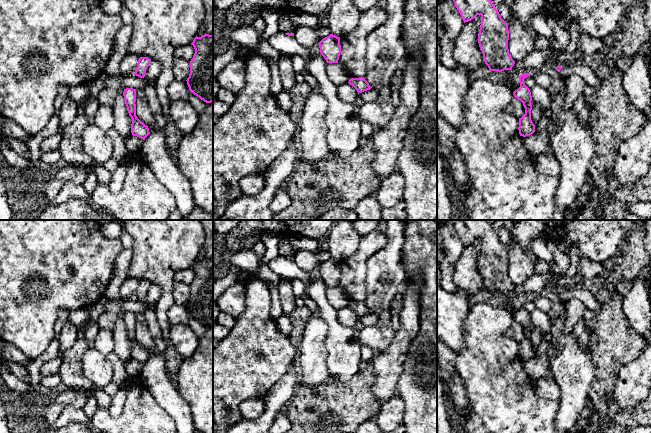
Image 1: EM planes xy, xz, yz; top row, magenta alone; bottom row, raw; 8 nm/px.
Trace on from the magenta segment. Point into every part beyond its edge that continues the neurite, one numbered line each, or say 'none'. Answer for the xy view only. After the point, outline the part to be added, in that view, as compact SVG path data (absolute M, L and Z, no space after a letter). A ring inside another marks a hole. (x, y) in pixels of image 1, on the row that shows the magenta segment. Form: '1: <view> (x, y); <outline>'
none

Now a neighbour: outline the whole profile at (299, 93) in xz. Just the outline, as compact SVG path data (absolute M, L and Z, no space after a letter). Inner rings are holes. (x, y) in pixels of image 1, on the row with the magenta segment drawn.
M302 82L297 83L290 91L288 91L292 100L292 107L289 111L289 114L292 121L296 125L298 125L302 117L303 108L310 90L311 86L306 82Z

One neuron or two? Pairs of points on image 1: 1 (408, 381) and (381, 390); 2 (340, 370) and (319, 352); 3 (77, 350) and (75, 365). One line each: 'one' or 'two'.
1: two
2: two
3: one

